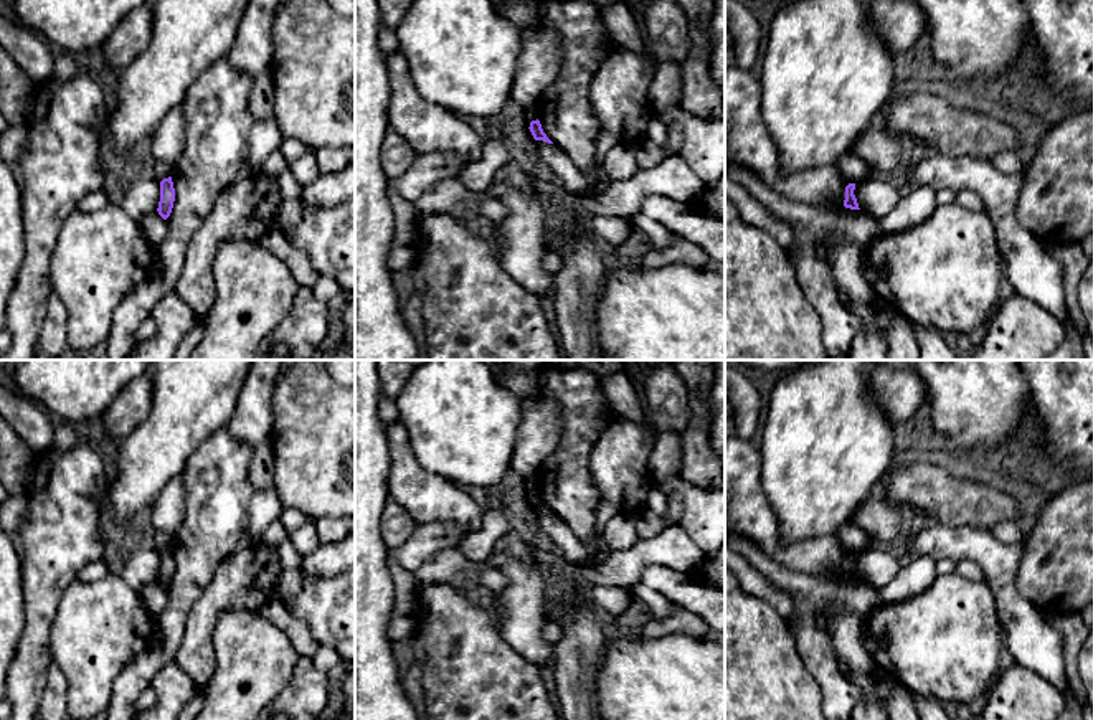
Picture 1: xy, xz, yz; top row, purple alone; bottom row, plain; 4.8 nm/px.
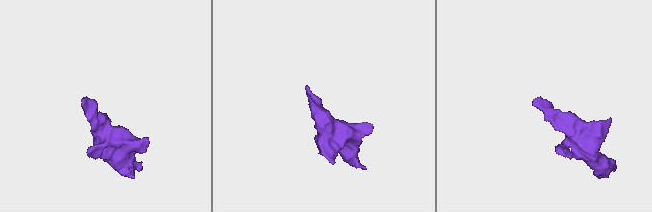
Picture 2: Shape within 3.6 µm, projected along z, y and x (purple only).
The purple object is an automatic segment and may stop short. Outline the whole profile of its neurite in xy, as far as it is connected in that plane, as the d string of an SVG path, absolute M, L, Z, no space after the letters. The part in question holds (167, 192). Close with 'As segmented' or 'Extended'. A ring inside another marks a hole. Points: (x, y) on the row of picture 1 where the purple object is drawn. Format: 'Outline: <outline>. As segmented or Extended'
Outline: M168 177L160 182L160 201L157 208L159 215L163 220L170 216L173 201L175 201L175 188L173 188L172 177Z. As segmented

